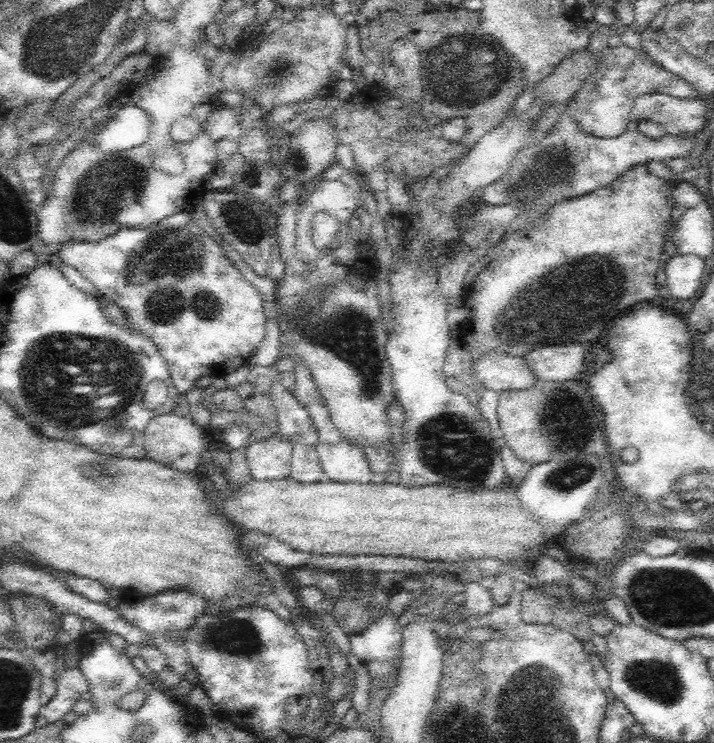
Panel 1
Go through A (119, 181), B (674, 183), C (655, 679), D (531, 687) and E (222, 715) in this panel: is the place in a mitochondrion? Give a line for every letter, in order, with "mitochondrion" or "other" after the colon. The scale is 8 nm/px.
A: mitochondrion
B: other
C: mitochondrion
D: mitochondrion
E: other

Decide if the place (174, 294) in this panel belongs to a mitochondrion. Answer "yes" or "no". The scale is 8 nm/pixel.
yes

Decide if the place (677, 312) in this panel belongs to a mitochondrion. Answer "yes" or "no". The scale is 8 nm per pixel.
no

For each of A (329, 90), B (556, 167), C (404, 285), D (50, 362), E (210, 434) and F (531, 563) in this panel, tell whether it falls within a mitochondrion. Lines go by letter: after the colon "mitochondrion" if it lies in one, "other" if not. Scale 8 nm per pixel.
A: other
B: mitochondrion
C: other
D: mitochondrion
E: other
F: other

